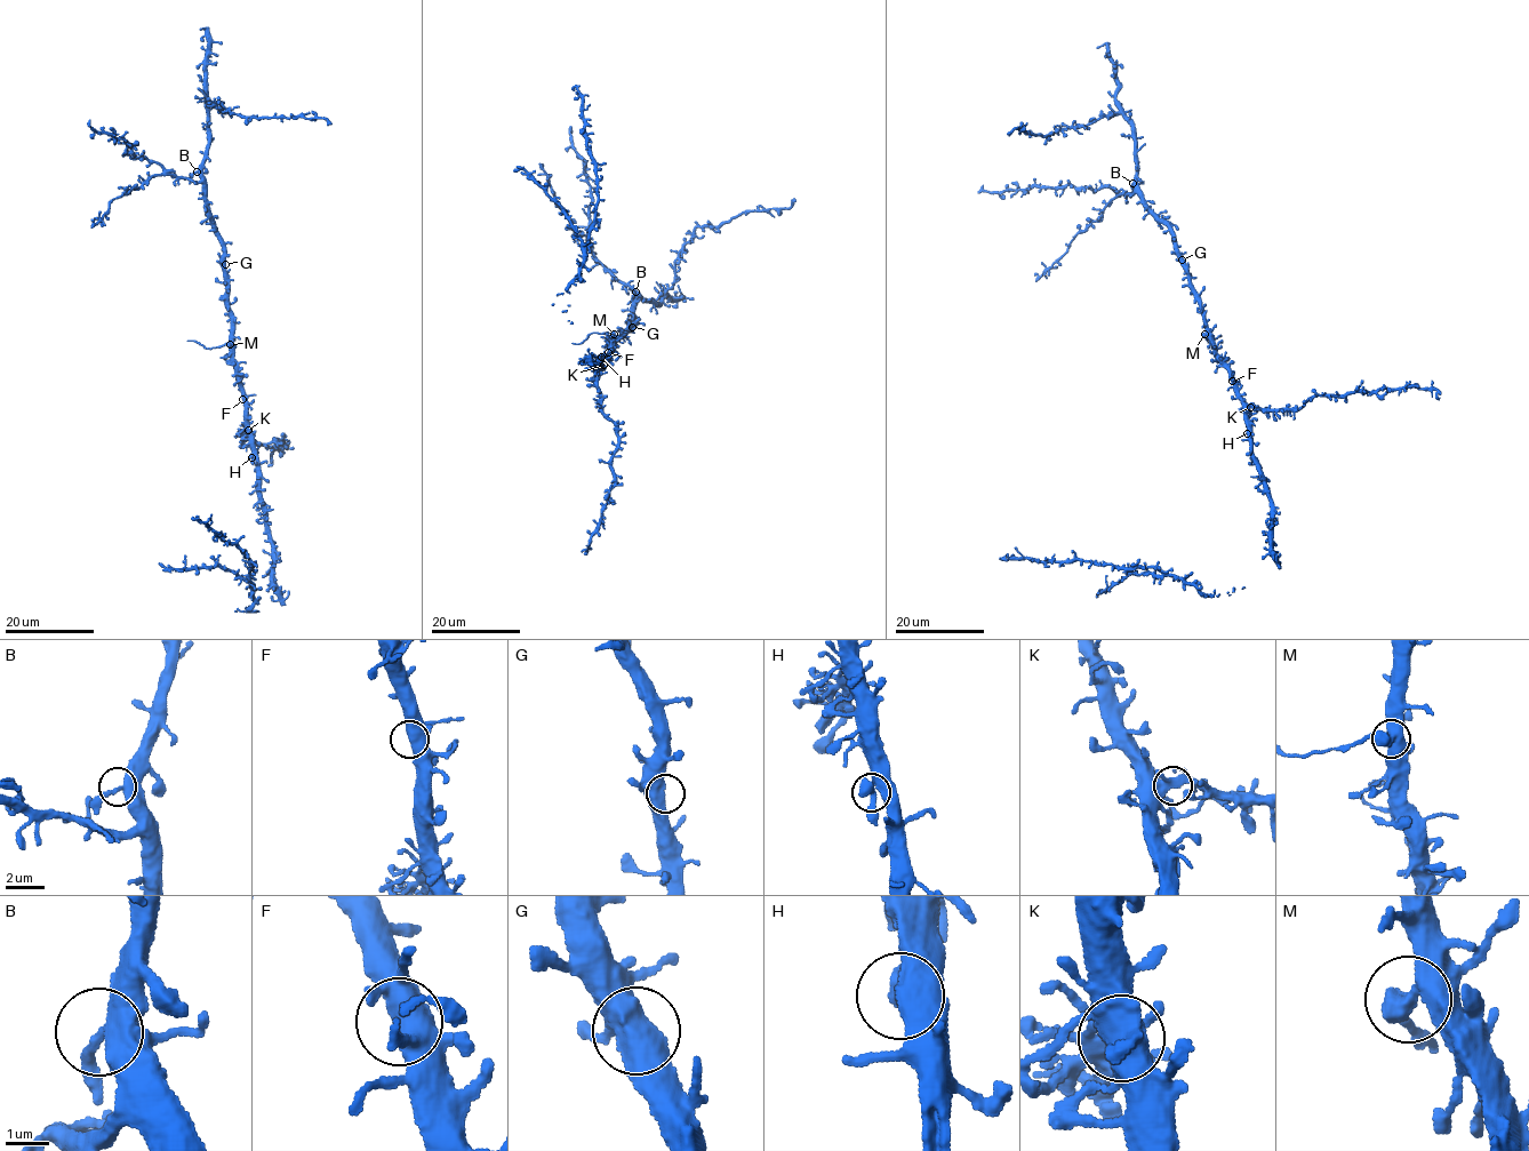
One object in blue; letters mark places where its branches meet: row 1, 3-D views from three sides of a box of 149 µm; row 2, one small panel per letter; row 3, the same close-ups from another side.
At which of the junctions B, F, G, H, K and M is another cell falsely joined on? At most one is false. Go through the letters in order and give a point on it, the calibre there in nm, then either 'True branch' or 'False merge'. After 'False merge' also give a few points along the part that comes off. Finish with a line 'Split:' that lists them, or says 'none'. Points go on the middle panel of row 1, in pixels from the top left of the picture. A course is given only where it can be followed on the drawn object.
B: Place: (635, 292). Thickness 360 nm. True branch
F: Place: (608, 352). Thickness 440 nm. True branch
G: Place: (632, 327). Thickness 550 nm. True branch
H: Place: (601, 357). Thickness 380 nm. True branch
K: Place: (603, 365). Thickness 400 nm. True branch
M: Place: (614, 334). Thickness 500 nm. False merge. Course of the part to remove: (615, 334), (590, 333), (581, 343), (571, 343)
Split: M

